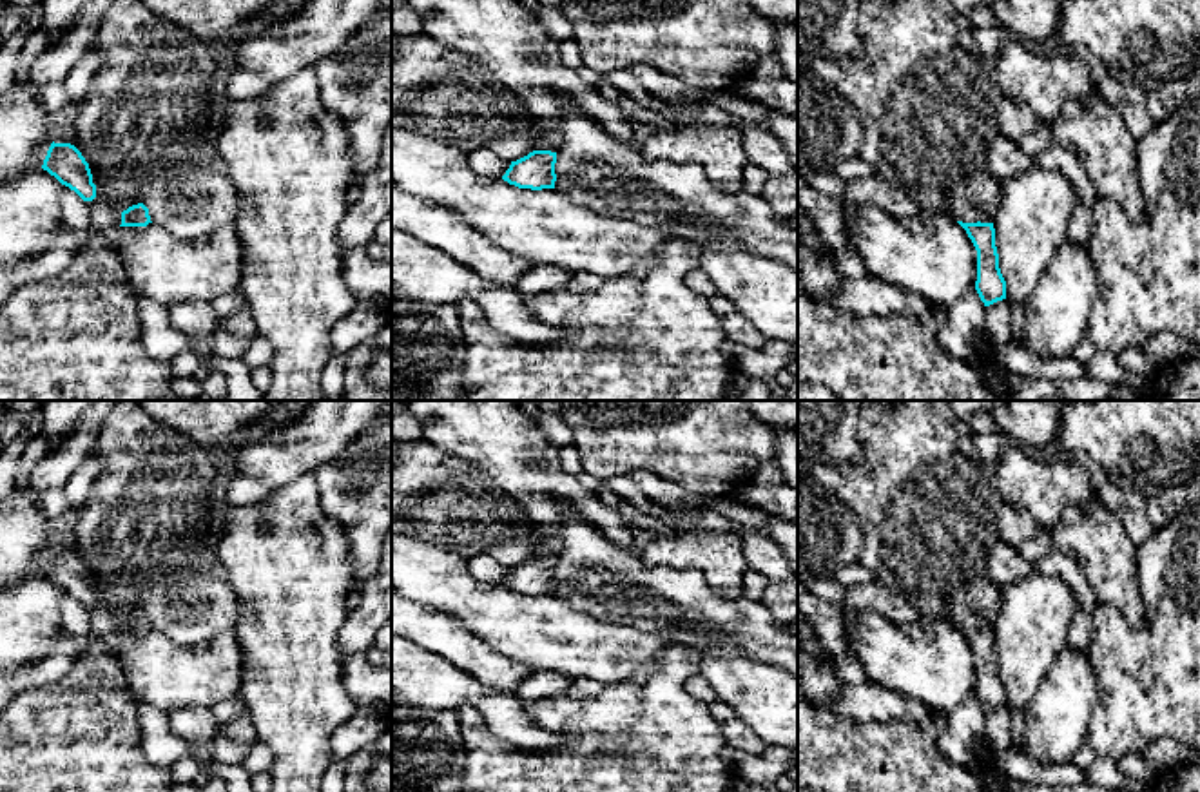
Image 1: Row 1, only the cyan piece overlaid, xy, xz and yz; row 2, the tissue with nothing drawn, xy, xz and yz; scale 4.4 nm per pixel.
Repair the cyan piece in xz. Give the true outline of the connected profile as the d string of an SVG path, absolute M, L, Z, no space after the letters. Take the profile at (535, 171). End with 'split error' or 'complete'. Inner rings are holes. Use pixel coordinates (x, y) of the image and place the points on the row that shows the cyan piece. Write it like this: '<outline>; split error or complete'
M533 150L527 156L511 161L509 169L502 176L504 181L518 188L555 188L556 152L551 150Z; complete

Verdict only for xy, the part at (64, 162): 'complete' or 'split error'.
complete

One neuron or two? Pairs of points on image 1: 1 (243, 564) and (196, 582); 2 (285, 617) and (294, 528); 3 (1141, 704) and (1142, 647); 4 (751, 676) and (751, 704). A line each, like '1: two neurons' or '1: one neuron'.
1: two neurons
2: one neuron
3: one neuron
4: one neuron

